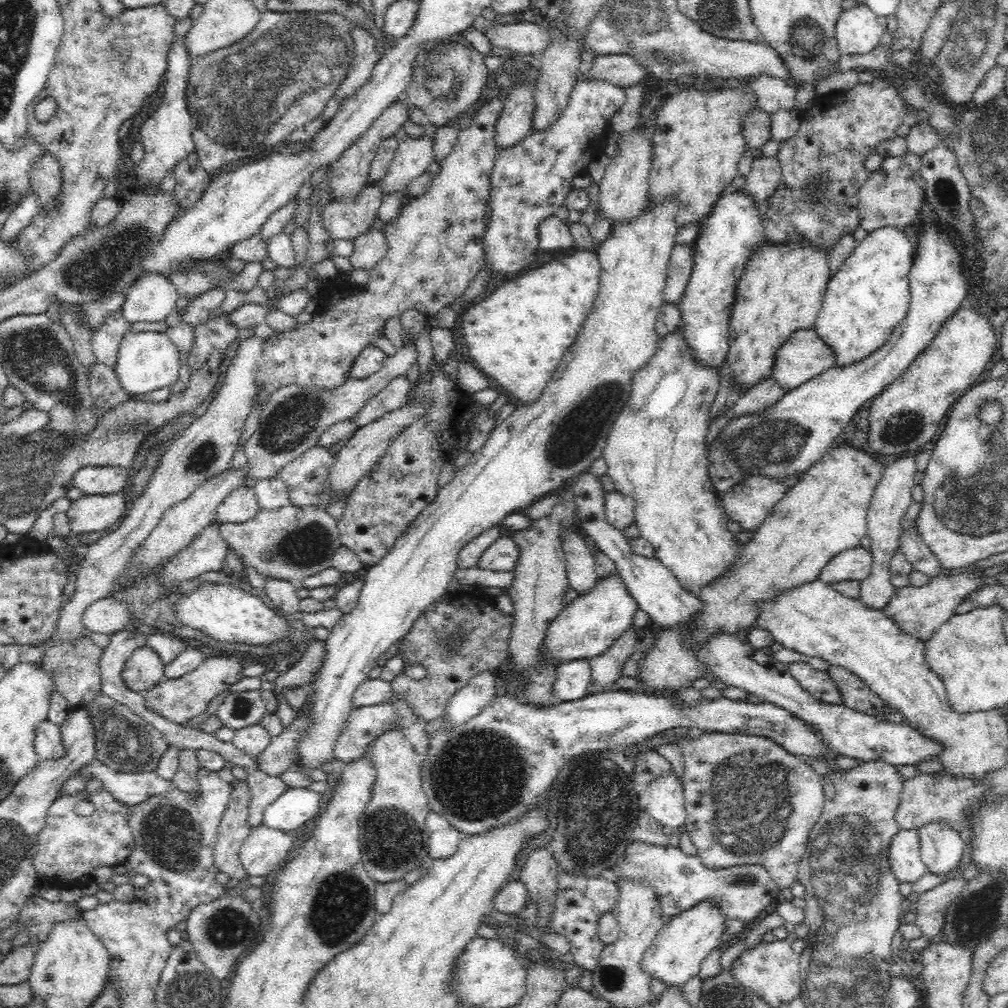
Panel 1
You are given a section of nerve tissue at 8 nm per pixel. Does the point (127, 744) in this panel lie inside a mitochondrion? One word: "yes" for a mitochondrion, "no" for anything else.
yes

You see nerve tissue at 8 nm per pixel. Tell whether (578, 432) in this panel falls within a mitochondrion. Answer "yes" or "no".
yes

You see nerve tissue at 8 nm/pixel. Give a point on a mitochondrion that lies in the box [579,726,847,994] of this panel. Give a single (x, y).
(749, 797)

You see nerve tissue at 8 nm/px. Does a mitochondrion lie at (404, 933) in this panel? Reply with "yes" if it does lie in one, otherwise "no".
no

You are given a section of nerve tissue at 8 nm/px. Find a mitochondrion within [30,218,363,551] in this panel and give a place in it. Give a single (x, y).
(96, 269)

